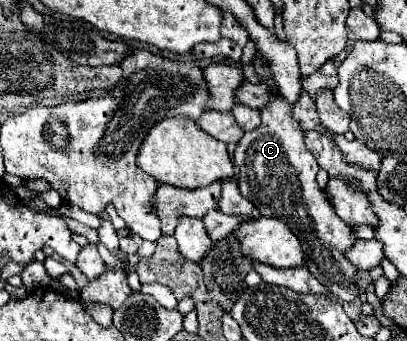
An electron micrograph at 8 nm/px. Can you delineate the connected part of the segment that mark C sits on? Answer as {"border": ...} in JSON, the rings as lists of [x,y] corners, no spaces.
{"border":[[[255,52],[253,56],[253,66],[261,82],[269,86],[269,92],[273,96],[259,110],[263,122],[259,130],[247,132],[235,150],[235,164],[239,168],[239,192],[257,208],[261,216],[281,218],[293,230],[293,234],[301,242],[307,270],[321,284],[325,284],[329,294],[343,302],[355,302],[355,298],[359,296],[359,284],[355,282],[357,266],[353,266],[345,254],[353,246],[357,236],[349,224],[333,214],[329,202],[325,202],[325,194],[315,180],[319,164],[305,146],[305,132],[301,130],[301,124],[291,116],[291,104],[281,96],[273,74],[267,68],[267,62],[259,52]]]}

